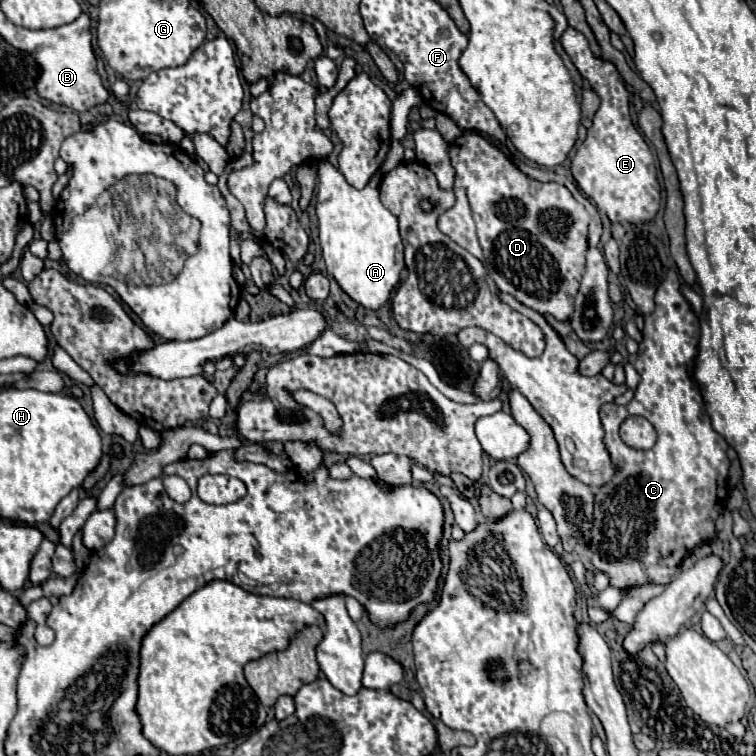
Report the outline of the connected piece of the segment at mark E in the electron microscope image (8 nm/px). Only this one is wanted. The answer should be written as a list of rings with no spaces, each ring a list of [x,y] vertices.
[[[575,28],[565,30],[561,44],[569,54],[571,62],[581,72],[581,76],[601,98],[601,106],[593,118],[593,126],[589,128],[585,142],[579,146],[577,154],[571,160],[571,174],[579,188],[595,202],[599,212],[607,214],[613,224],[647,224],[659,212],[661,186],[657,182],[653,154],[629,118],[629,100],[625,84],[611,62],[593,56],[585,36]]]

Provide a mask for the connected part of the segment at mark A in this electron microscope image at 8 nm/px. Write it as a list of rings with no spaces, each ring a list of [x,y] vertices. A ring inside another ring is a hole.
[[[327,160],[319,164],[317,218],[327,272],[333,274],[341,290],[351,300],[371,310],[379,310],[389,302],[405,266],[397,218],[381,204],[379,182],[381,172],[377,172],[363,190],[357,190],[347,184],[343,174]]]

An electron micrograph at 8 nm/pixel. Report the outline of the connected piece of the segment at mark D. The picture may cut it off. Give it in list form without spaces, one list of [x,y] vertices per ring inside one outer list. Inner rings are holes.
[[[469,132],[459,136],[451,144],[449,154],[457,172],[455,178],[465,184],[489,278],[501,292],[511,294],[527,308],[539,314],[551,314],[555,320],[567,322],[573,314],[573,296],[577,294],[581,276],[585,274],[589,214],[583,204],[579,204],[571,192],[557,182],[539,182],[529,178],[529,184],[537,184],[537,188],[525,188],[527,176],[481,134]]]

